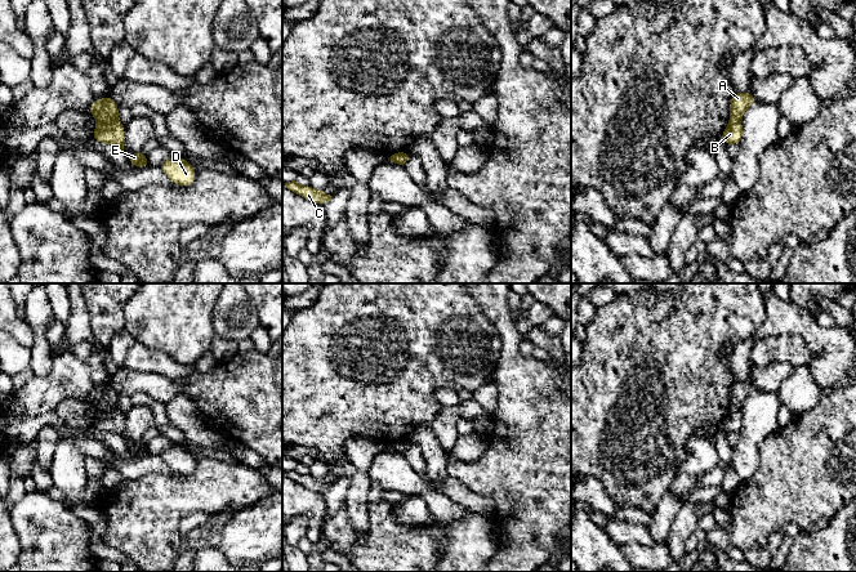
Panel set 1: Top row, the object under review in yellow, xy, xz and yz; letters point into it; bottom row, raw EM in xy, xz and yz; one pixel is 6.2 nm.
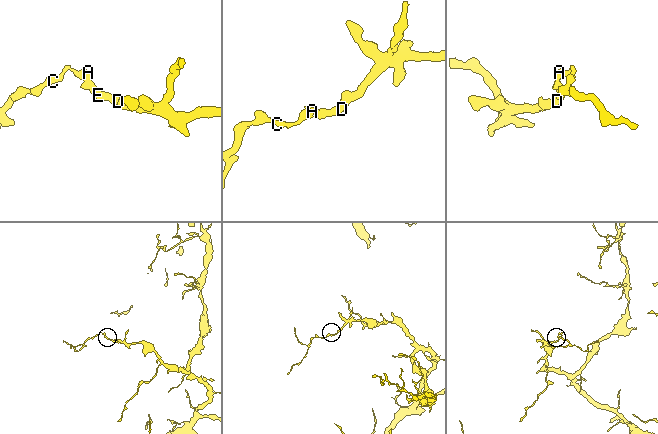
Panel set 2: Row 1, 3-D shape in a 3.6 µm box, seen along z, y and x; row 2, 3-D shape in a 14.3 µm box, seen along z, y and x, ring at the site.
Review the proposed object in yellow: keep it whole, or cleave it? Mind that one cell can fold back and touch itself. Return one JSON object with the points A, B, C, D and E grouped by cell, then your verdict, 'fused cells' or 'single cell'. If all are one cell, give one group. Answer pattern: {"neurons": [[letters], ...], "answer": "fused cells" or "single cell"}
{"neurons": [["A", "C"], ["B", "D", "E"]], "answer": "fused cells"}

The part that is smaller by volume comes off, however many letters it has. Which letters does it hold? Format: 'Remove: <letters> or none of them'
Remove: A, C

